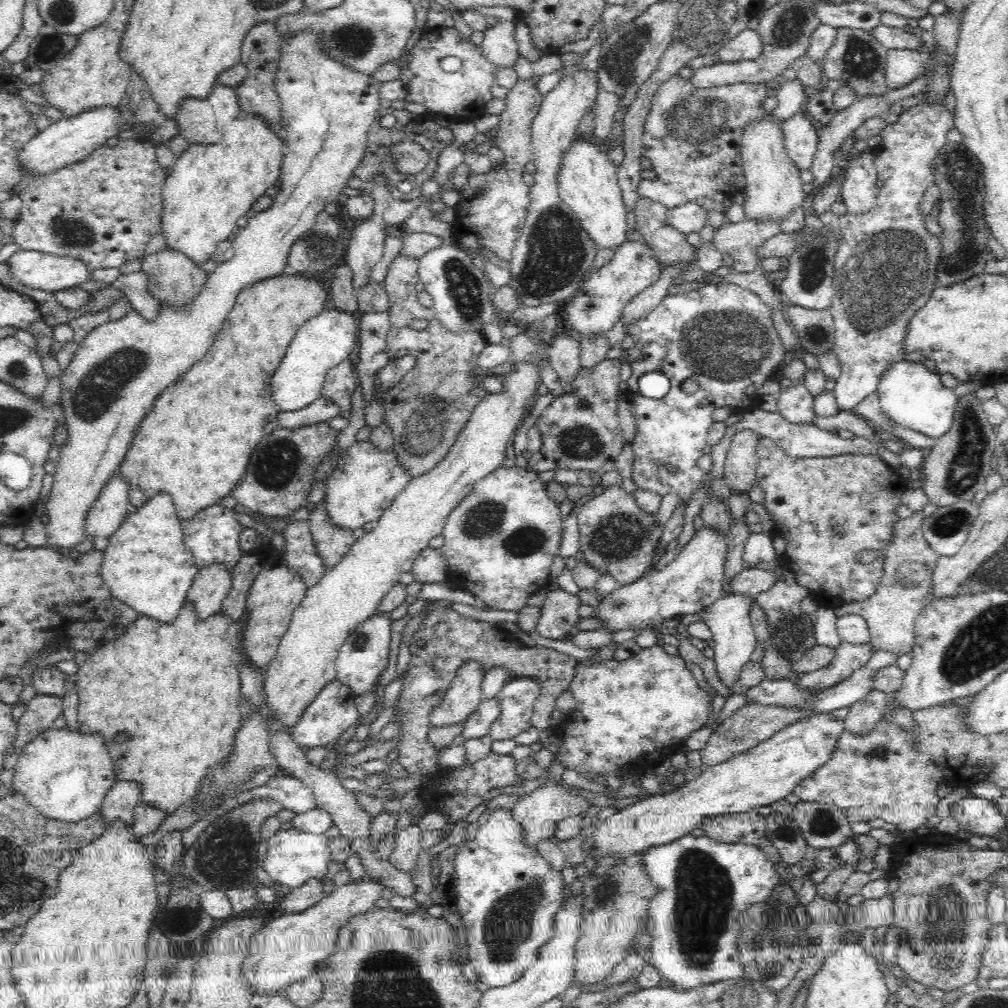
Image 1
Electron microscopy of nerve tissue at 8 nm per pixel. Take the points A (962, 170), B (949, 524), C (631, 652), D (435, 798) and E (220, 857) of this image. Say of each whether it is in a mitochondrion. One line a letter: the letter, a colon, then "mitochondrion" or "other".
A: mitochondrion
B: mitochondrion
C: other
D: other
E: mitochondrion

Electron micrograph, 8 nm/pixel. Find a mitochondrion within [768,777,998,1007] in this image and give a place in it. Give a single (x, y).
(947, 917)

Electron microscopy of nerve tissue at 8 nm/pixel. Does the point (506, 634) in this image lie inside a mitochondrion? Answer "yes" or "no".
no

